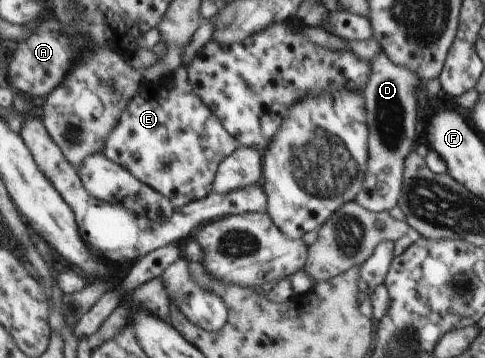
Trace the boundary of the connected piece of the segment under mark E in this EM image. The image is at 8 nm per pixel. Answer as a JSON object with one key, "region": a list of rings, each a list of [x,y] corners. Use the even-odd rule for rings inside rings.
{"region":[[[181,65],[178,67],[169,80],[173,84],[172,89],[168,88],[161,82],[157,84],[151,82],[146,88],[144,88],[142,84],[140,94],[138,93],[132,100],[130,100],[129,105],[121,112],[119,123],[112,129],[108,140],[105,142],[103,153],[110,160],[116,162],[116,164],[122,165],[122,168],[129,169],[138,180],[146,180],[144,183],[154,186],[154,189],[157,189],[158,192],[169,197],[176,208],[182,208],[194,201],[205,199],[206,196],[212,193],[217,172],[220,170],[220,164],[224,162],[225,158],[229,154],[232,154],[232,152],[234,152],[241,144],[225,129],[225,125],[221,123],[221,120],[218,120],[218,117],[214,116],[214,113],[208,108],[208,106],[206,106],[206,103],[193,91],[193,86],[189,81],[186,66]]]}

